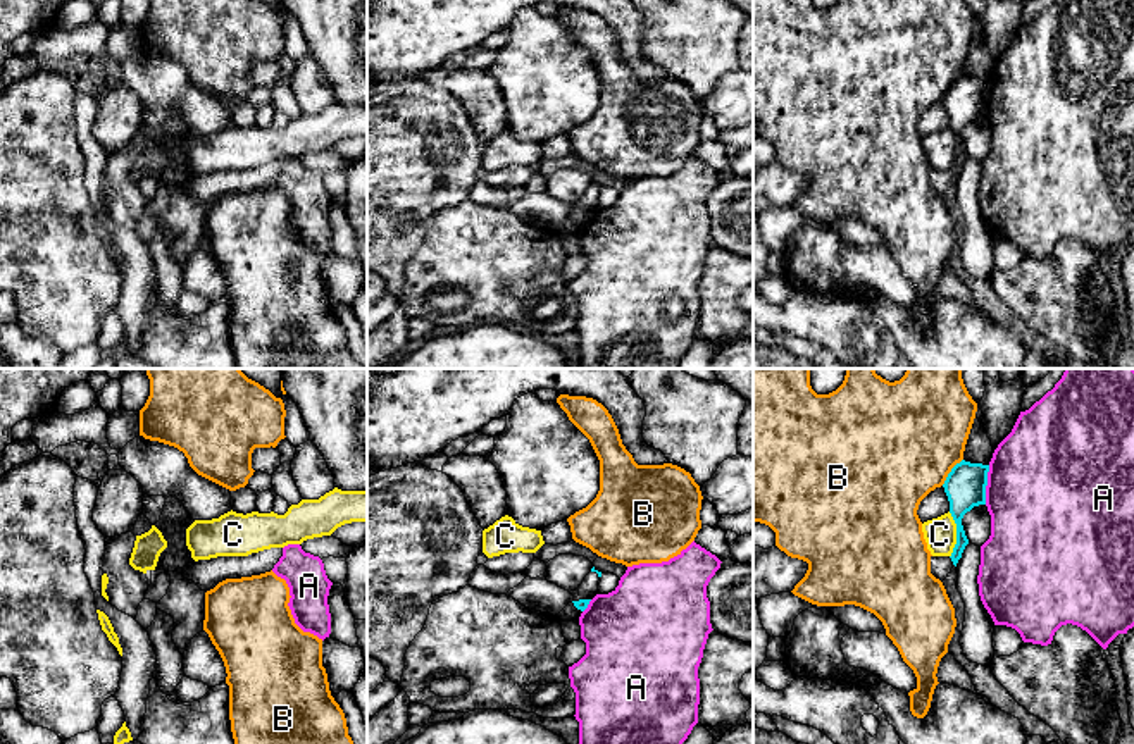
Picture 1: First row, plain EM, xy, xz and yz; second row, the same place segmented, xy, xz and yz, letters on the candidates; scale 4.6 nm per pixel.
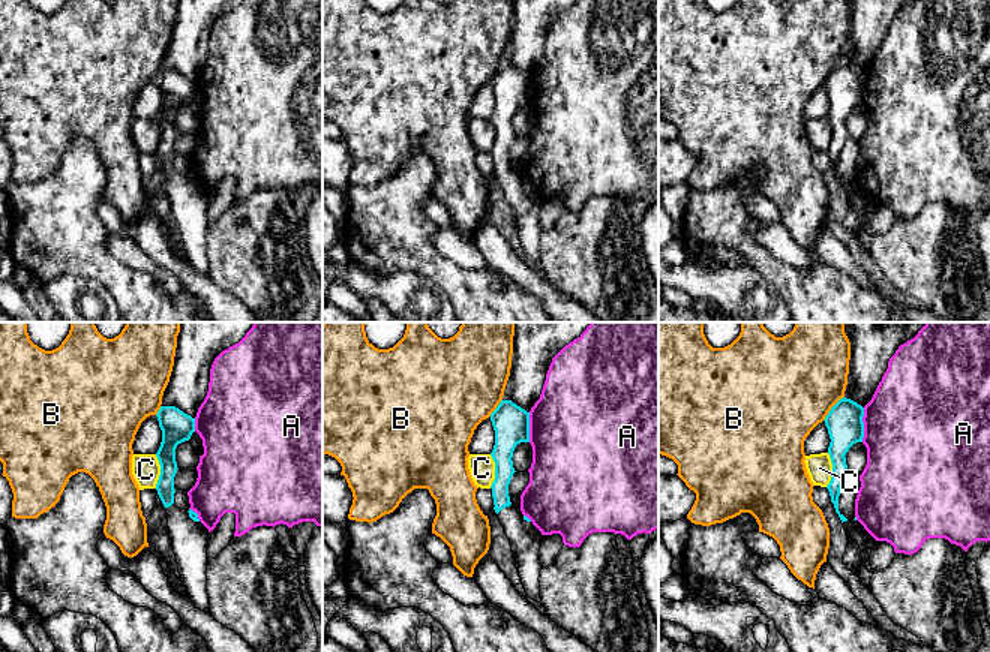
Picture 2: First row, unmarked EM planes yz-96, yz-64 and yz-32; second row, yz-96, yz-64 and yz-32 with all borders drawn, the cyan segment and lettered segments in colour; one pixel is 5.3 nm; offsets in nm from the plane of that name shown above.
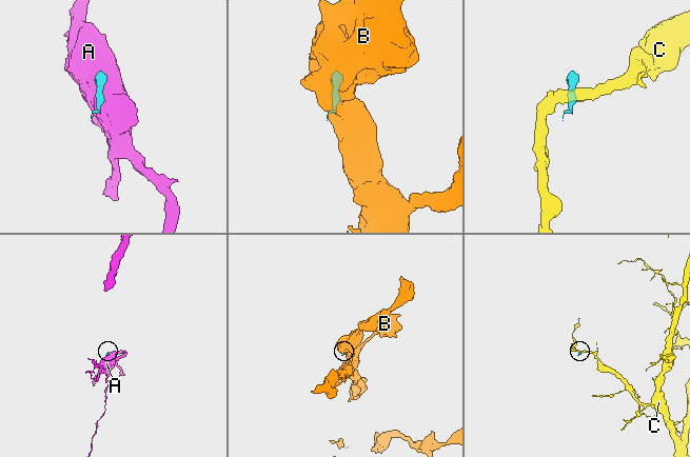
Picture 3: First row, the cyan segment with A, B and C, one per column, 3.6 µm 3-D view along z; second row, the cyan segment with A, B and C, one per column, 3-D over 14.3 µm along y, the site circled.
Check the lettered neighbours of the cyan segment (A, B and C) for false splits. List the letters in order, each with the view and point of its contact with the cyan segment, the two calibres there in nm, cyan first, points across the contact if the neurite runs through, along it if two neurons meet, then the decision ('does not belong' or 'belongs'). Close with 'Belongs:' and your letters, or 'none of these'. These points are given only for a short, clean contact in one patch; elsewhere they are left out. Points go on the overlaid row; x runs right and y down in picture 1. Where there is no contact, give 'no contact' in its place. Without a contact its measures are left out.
A: yz (986, 484) | 190/500 nm | does not belong
B: yz (950, 472) | 190/500 nm | along yz (962, 458), (941, 484) | does not belong
C: yz (957, 534) | 190/150 nm | along yz (948, 512), (955, 524), (955, 546), (950, 557) | does not belong
Belongs: none of these

